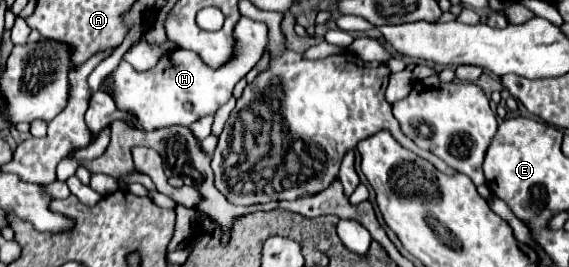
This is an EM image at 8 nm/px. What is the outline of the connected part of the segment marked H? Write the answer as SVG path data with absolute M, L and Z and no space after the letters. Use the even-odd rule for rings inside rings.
M240 16L232 36L236 42L234 54L220 68L210 68L202 62L198 54L178 48L174 52L164 54L154 68L144 72L134 70L128 62L120 62L118 68L108 74L106 82L102 82L102 90L112 94L118 110L124 114L130 112L144 130L190 126L202 116L216 114L216 110L230 100L236 82L244 78L262 58L262 52L268 44L268 26L264 22Z

